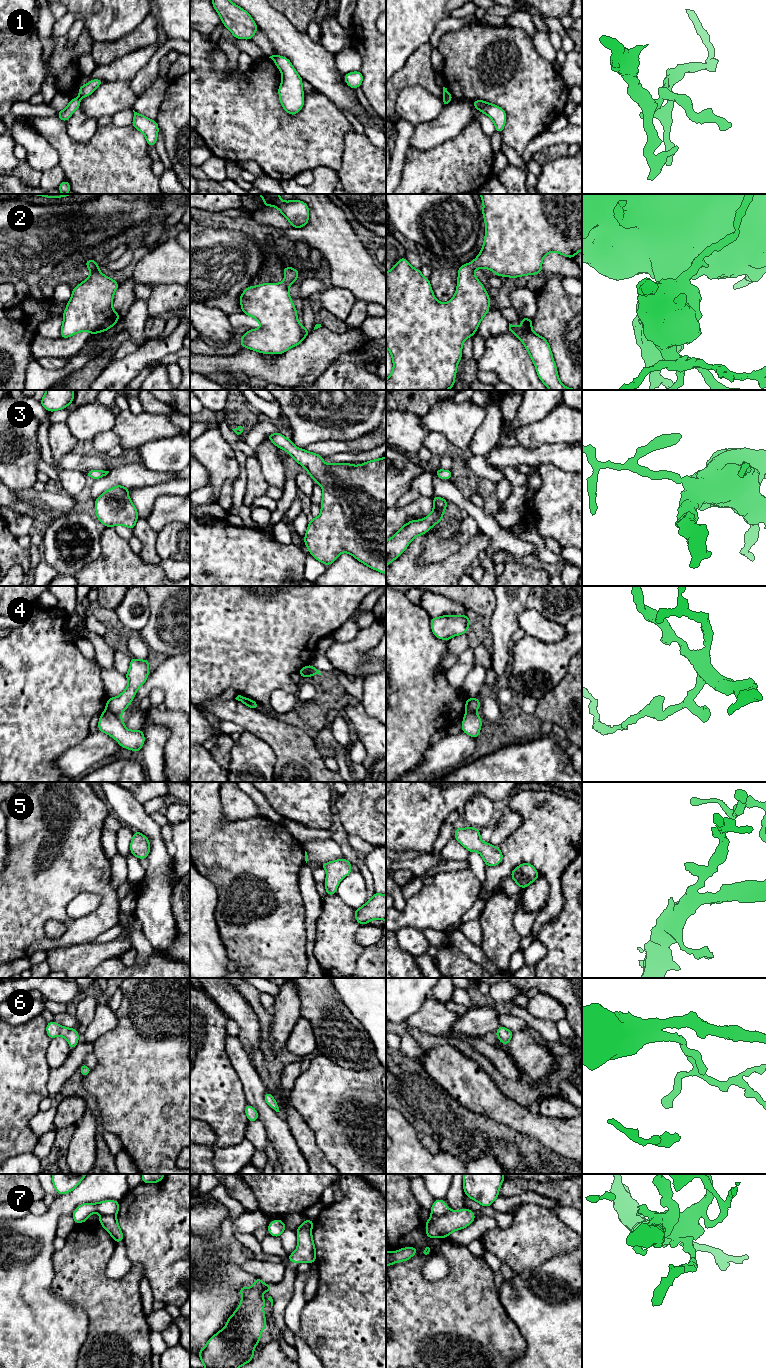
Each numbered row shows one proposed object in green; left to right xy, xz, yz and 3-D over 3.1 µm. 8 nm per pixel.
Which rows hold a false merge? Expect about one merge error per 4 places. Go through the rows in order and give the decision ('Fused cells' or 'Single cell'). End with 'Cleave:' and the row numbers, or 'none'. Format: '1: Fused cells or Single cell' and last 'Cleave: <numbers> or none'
1: Fused cells
2: Single cell
3: Single cell
4: Fused cells
5: Single cell
6: Single cell
7: Fused cells
Cleave: 1, 4, 7

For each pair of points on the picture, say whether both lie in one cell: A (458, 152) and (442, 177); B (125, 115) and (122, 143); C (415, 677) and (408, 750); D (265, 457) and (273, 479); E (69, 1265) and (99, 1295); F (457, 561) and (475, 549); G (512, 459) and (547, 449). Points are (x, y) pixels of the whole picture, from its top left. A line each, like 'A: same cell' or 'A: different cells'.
A: same cell
B: different cells
C: same cell
D: same cell
E: same cell
F: same cell
G: same cell

